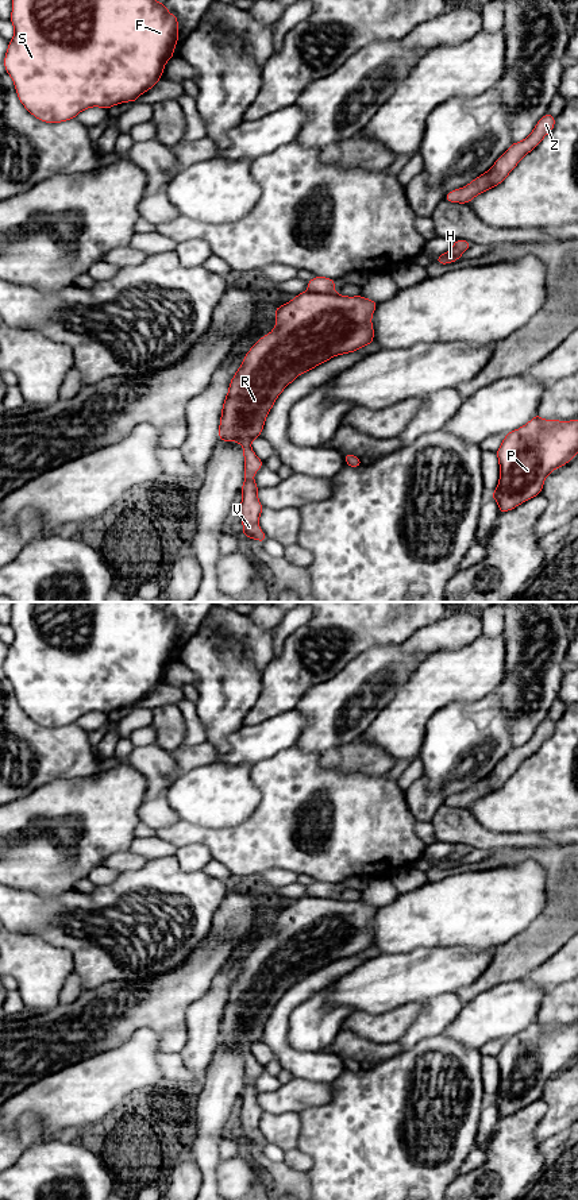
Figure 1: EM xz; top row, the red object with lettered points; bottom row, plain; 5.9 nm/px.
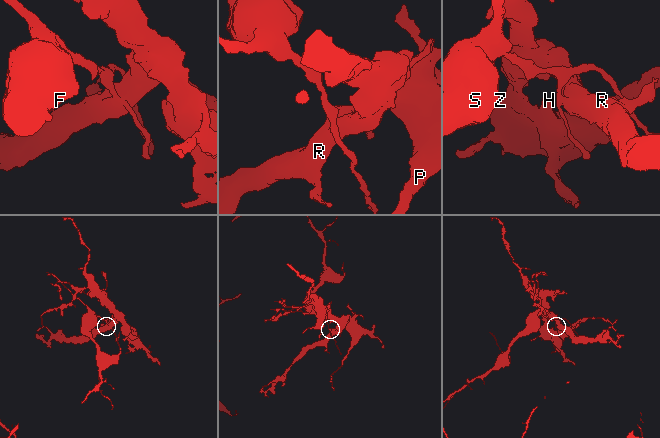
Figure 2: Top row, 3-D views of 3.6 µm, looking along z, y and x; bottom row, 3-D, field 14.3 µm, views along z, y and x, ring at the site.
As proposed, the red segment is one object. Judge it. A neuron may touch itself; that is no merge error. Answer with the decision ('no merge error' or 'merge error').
merge error

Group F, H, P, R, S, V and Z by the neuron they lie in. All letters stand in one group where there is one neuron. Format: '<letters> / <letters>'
F S / H P R V Z

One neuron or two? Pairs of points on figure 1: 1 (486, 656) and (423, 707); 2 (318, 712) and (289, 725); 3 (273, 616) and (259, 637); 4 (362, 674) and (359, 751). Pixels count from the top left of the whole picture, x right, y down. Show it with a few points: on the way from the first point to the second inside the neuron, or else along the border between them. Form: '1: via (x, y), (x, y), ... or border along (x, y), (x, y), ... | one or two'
1: via (470, 672), (454, 676), (439, 691) | one
2: border along (296, 707), (308, 720), (308, 725), (295, 747) | two
3: border along (247, 616), (265, 628), (274, 628) | two
4: border along (359, 737), (330, 749) | two

